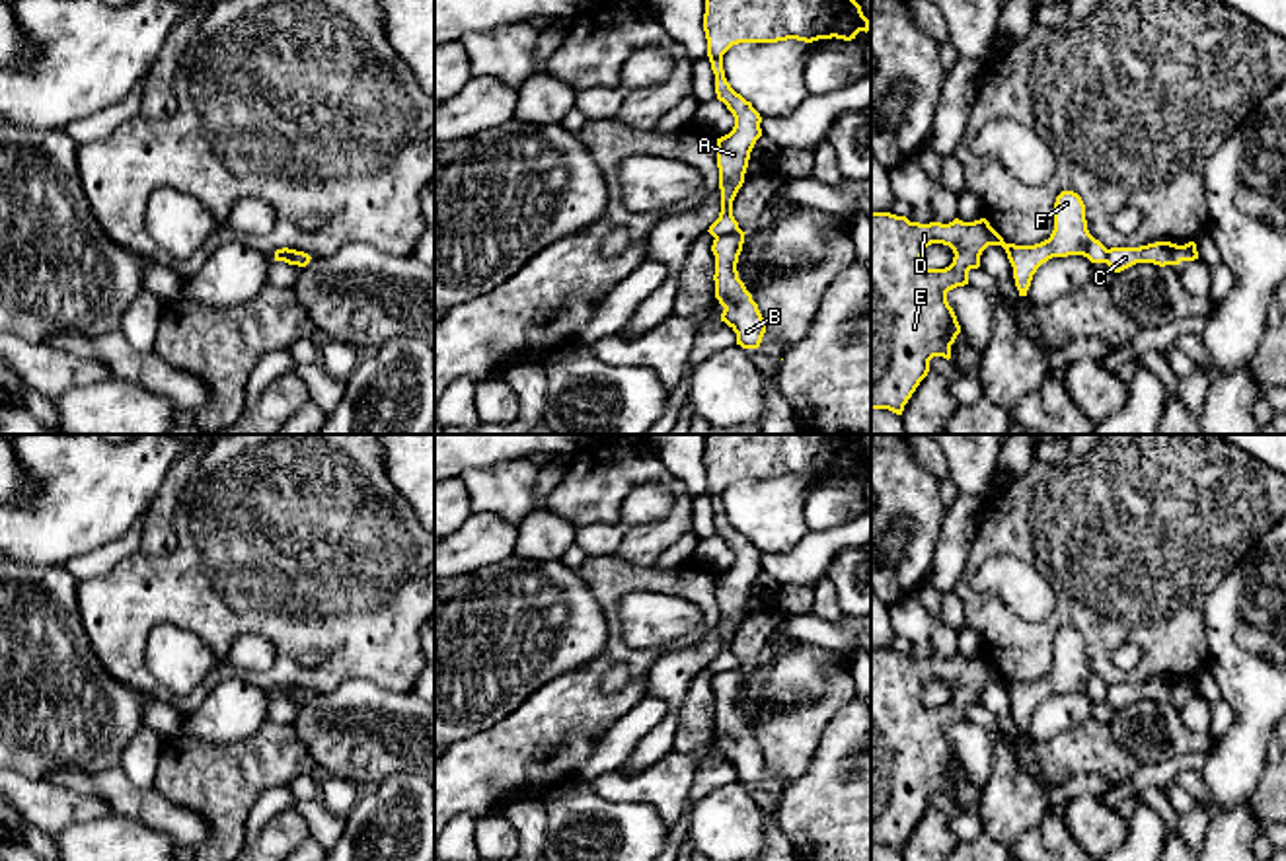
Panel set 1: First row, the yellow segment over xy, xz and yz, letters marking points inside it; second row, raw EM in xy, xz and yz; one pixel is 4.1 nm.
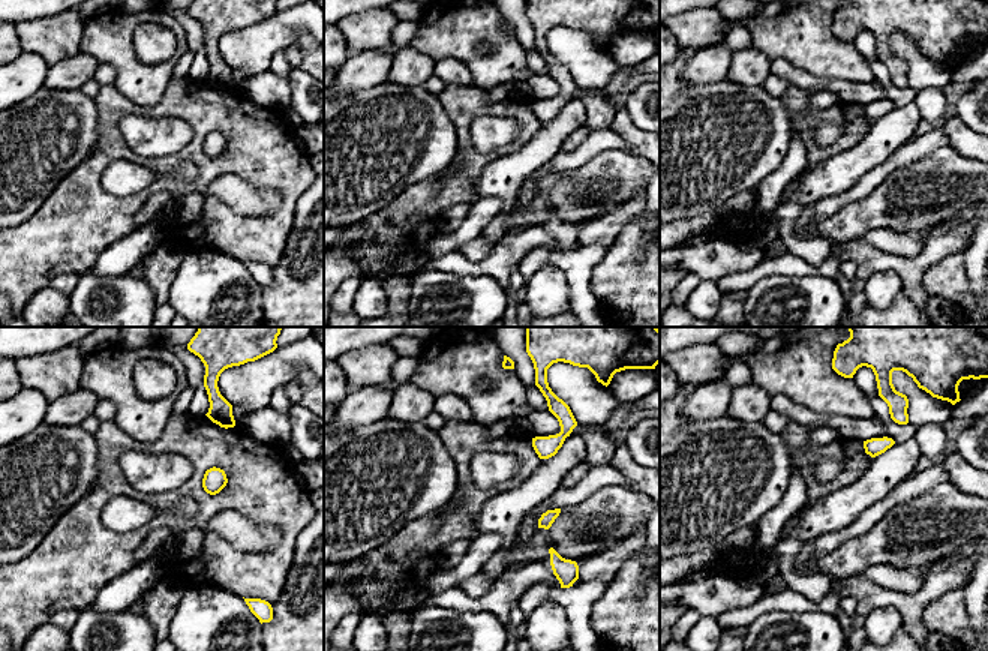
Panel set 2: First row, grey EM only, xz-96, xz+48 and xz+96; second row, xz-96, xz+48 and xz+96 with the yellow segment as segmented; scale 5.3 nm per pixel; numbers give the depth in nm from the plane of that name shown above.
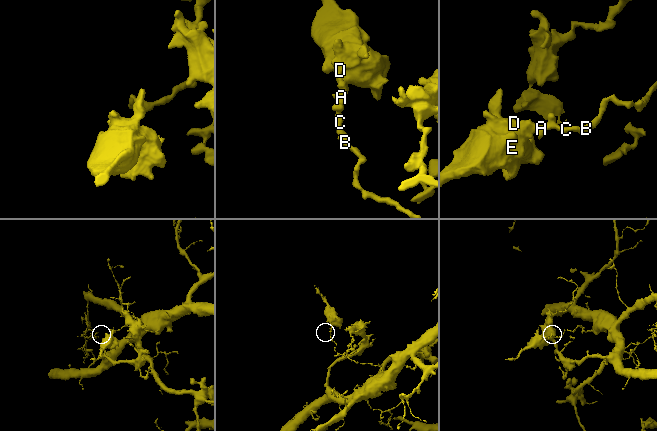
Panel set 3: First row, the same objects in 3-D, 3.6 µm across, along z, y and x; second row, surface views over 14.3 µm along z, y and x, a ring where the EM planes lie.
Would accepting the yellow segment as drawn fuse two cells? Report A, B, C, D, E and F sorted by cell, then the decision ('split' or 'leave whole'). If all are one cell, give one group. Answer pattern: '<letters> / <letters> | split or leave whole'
A D E F / B C | split

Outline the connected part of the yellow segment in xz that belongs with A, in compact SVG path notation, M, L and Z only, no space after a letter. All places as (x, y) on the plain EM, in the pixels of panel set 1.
M705 434L703 468L715 530L735 553L733 567L717 575L721 649L707 666L713 674L740 666L733 637L744 619L750 588L762 573L762 553L727 518L723 491L738 479L813 479L832 473L851 477L859 468L867 469L869 462L853 434Z

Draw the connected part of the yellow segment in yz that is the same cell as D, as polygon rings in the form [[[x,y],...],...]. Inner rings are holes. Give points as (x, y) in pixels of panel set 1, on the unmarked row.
[[[1062,627],[1054,639],[1054,666],[1035,682],[1005,680],[986,655],[963,658],[910,658],[890,649],[871,649],[871,845],[902,851],[904,842],[929,808],[933,793],[951,795],[951,781],[961,762],[947,738],[947,729],[968,721],[968,707],[980,703],[988,682],[1002,682],[1013,703],[1019,732],[1027,732],[1033,711],[1052,693],[1083,692],[1091,699],[1107,699],[1107,684],[1087,666],[1085,641],[1074,627]],[[931,680],[949,682],[955,690],[945,705],[926,705],[924,686]]]

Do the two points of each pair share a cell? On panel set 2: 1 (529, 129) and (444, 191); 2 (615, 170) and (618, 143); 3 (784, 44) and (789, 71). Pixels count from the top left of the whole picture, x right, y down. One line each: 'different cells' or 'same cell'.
1: same cell
2: different cells
3: different cells

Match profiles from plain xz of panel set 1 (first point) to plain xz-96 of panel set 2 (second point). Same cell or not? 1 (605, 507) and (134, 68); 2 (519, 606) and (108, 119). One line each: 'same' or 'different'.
1: same
2: different

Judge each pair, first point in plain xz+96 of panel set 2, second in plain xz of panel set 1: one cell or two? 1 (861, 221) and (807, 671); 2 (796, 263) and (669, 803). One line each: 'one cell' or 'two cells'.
1: one cell
2: one cell

